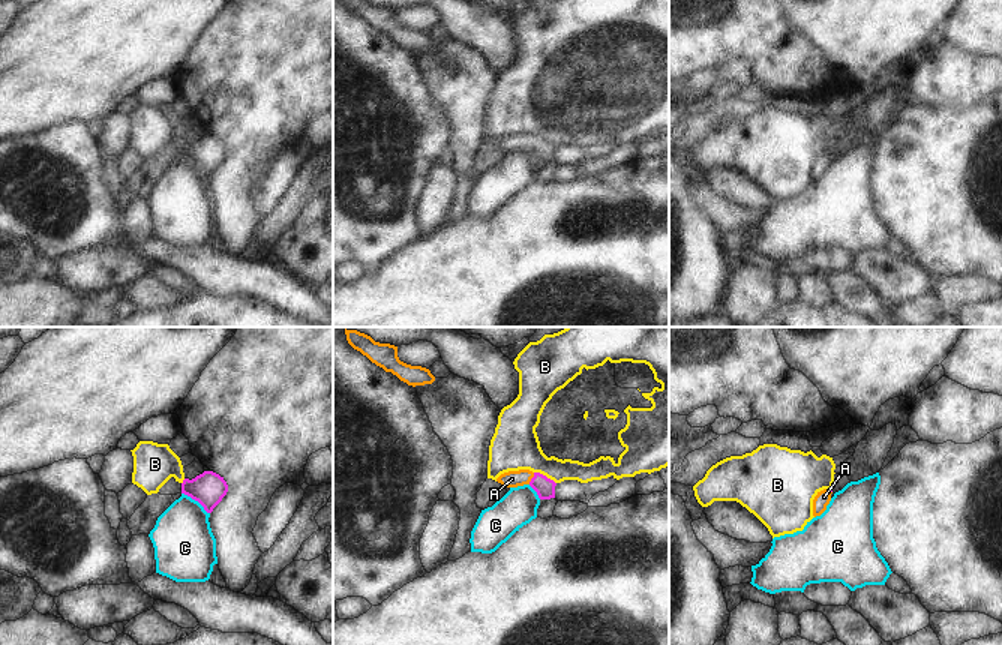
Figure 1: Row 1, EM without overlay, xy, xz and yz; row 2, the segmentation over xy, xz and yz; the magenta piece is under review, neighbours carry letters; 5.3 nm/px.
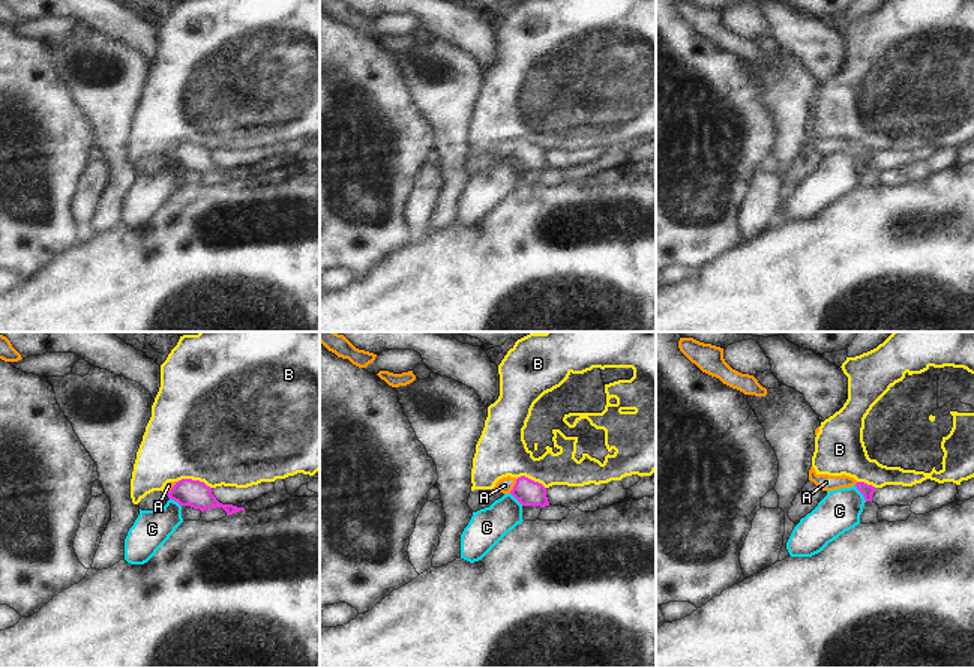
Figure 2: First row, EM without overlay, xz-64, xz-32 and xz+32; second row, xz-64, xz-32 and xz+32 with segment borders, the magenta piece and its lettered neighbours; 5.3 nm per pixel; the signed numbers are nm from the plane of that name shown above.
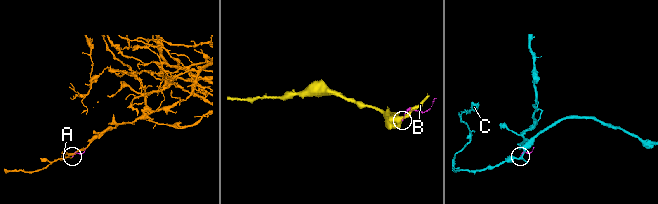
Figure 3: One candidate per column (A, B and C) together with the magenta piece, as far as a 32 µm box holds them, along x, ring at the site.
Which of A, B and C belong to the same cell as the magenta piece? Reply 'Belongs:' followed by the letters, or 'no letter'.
Belongs: A

